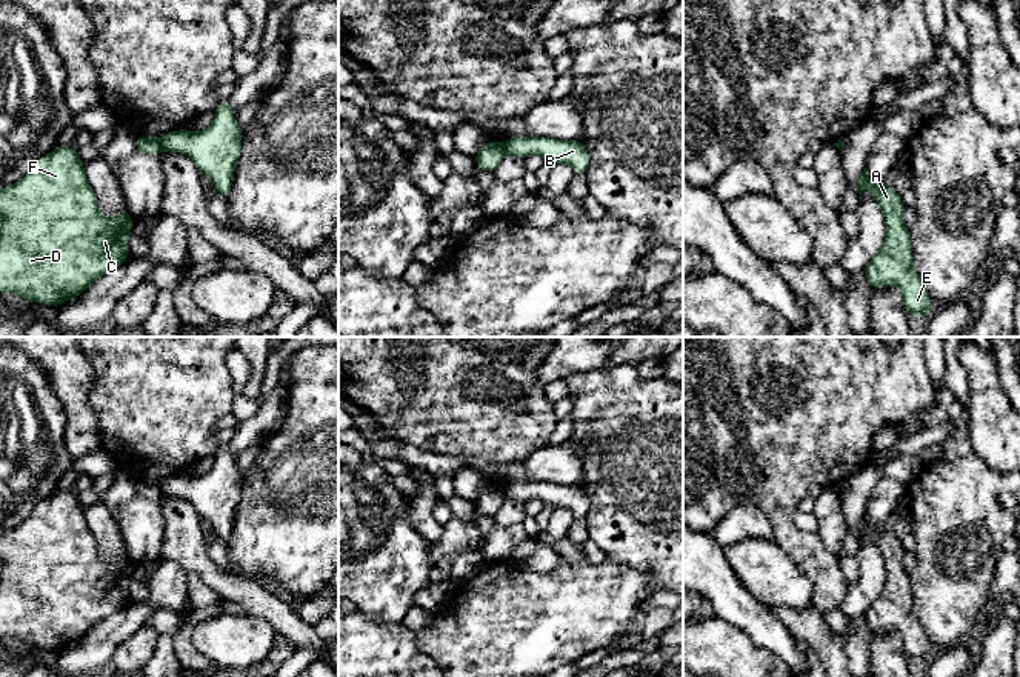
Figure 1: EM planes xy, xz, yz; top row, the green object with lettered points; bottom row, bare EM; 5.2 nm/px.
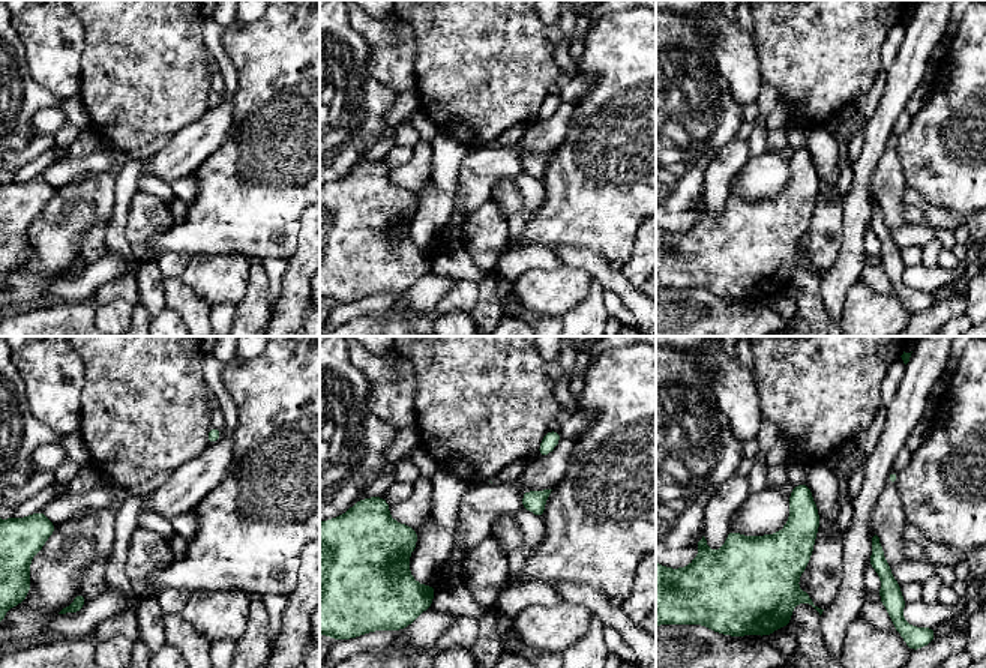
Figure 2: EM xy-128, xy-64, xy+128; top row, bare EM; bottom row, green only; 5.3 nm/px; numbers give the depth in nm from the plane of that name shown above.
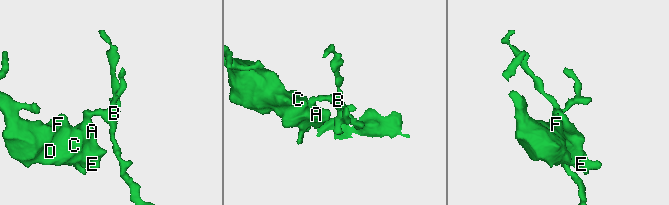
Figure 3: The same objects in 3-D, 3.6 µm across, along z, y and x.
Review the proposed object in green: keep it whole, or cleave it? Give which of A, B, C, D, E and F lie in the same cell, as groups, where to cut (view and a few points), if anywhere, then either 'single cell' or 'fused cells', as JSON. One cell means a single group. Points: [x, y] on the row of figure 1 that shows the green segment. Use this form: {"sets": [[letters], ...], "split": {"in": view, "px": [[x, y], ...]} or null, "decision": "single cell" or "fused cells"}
{"sets": [["A", "C", "D", "E", "F"], ["B"]], "split": {"in": "xy", "px": [[157, 139], [163, 150]]}, "decision": "fused cells"}

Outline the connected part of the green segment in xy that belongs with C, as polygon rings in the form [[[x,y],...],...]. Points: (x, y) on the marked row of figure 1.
[[[55,146],[51,154],[37,158],[18,183],[0,191],[0,292],[12,292],[34,303],[60,306],[126,262],[132,225],[134,220],[126,209],[117,217],[100,215],[95,192],[86,180],[85,165],[75,148]]]

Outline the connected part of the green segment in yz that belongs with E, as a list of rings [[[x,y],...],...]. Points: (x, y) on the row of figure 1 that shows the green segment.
[[[865,168],[858,177],[860,202],[866,191],[874,192],[875,202],[883,211],[886,234],[880,249],[865,266],[863,274],[872,289],[883,285],[898,285],[906,312],[925,320],[932,309],[932,303],[914,269],[912,238],[905,226],[906,208],[902,195],[891,189],[885,180],[872,183]]]

